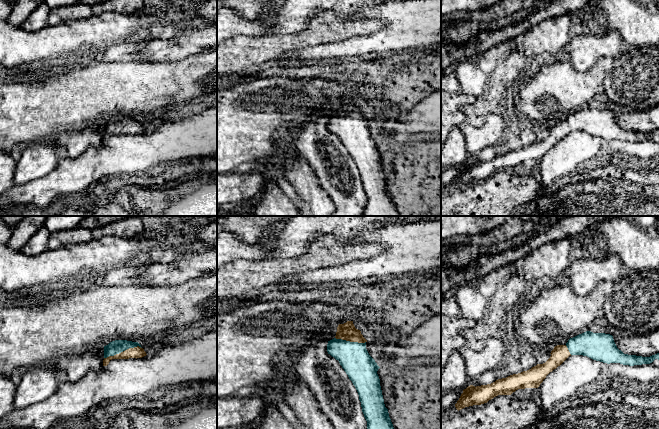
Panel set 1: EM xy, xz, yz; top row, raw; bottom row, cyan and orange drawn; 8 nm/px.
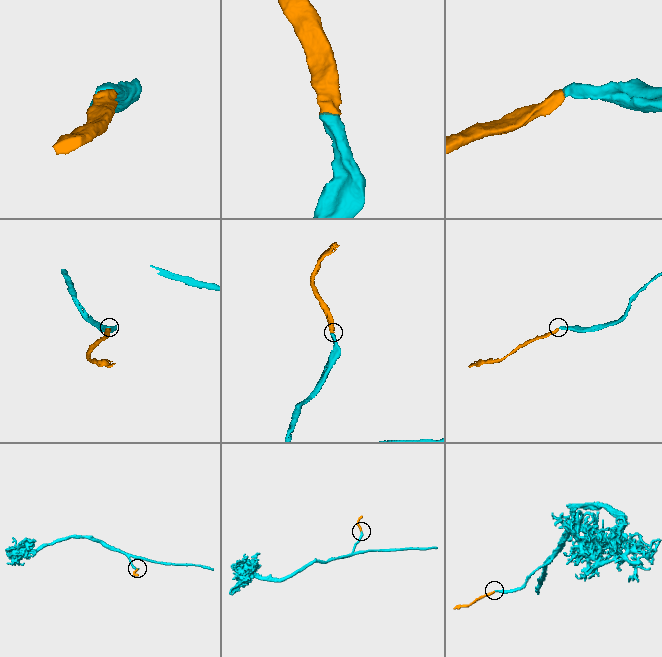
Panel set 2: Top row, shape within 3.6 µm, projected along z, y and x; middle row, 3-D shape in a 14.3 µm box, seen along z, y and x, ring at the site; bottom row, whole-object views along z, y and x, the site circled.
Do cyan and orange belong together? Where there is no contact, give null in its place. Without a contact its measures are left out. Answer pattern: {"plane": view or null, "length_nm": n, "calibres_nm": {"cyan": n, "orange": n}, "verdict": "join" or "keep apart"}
{"plane": "xy", "length_nm": 320, "calibres_nm": {"cyan": 110, "orange": 100}, "verdict": "join"}

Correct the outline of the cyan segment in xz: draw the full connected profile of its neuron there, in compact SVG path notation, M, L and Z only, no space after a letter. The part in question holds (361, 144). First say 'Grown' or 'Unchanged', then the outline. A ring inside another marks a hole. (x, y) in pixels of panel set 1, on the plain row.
Grown. M347 97L338 101L335 114L328 117L327 128L339 137L358 168L367 197L363 216L400 216L384 180L377 150L380 143L369 131L366 118L353 97Z

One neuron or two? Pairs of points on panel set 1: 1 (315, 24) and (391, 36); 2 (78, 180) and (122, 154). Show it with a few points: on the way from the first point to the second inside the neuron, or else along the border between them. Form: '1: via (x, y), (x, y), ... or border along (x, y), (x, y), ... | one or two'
1: border along (384, 23), (376, 31), (347, 38) | two
2: via (89, 170), (111, 159) | one

